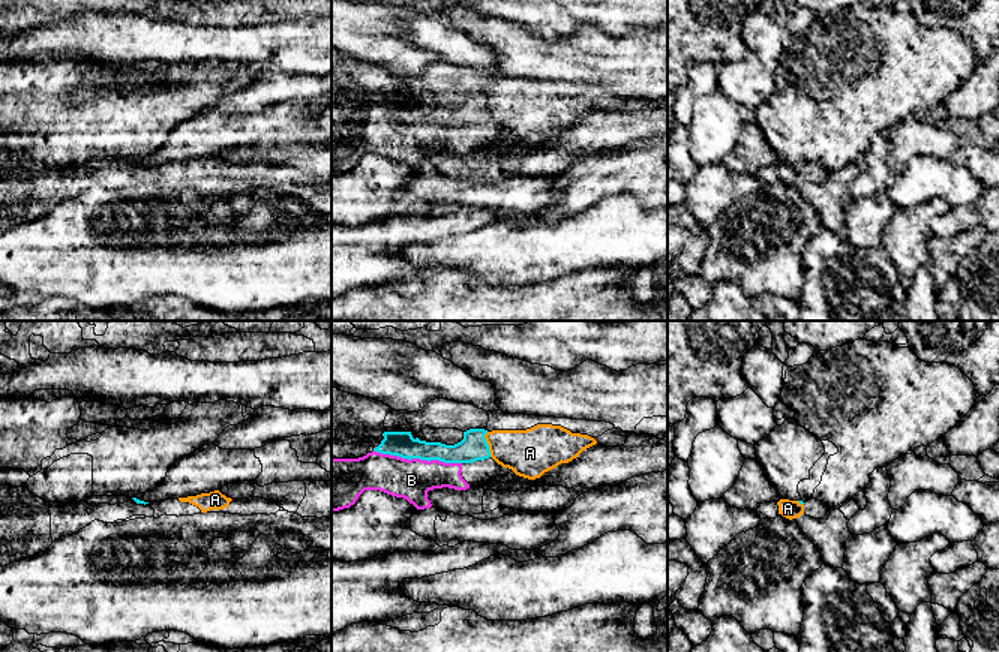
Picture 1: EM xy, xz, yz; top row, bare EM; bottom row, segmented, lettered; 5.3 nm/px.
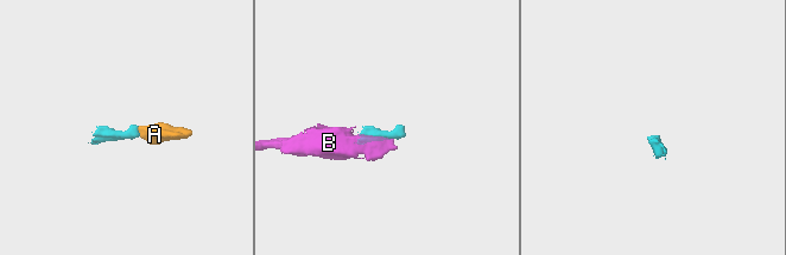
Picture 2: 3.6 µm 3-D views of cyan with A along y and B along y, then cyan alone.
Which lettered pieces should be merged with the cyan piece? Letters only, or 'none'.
A, B

